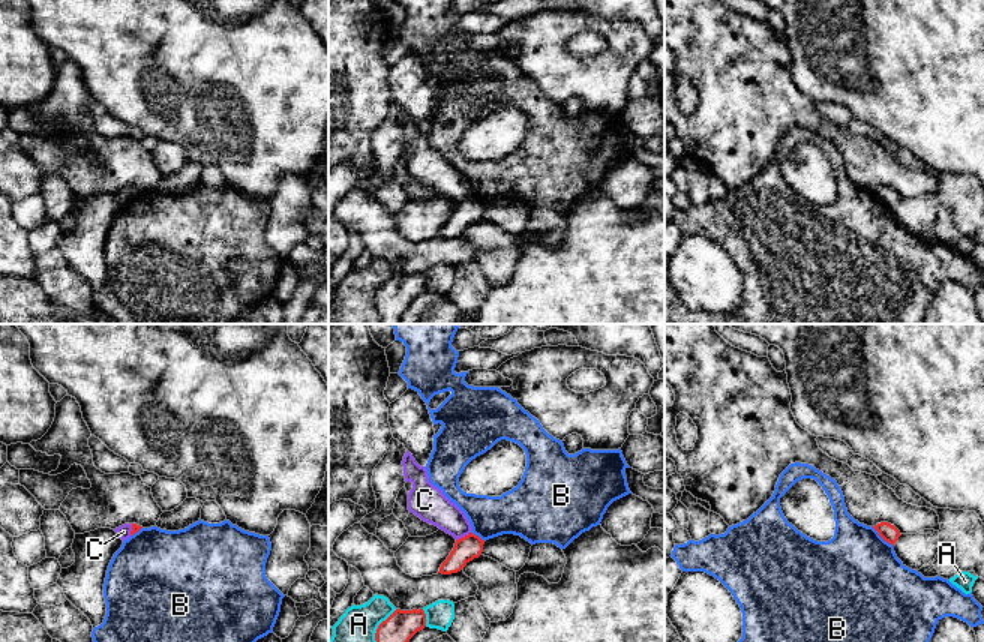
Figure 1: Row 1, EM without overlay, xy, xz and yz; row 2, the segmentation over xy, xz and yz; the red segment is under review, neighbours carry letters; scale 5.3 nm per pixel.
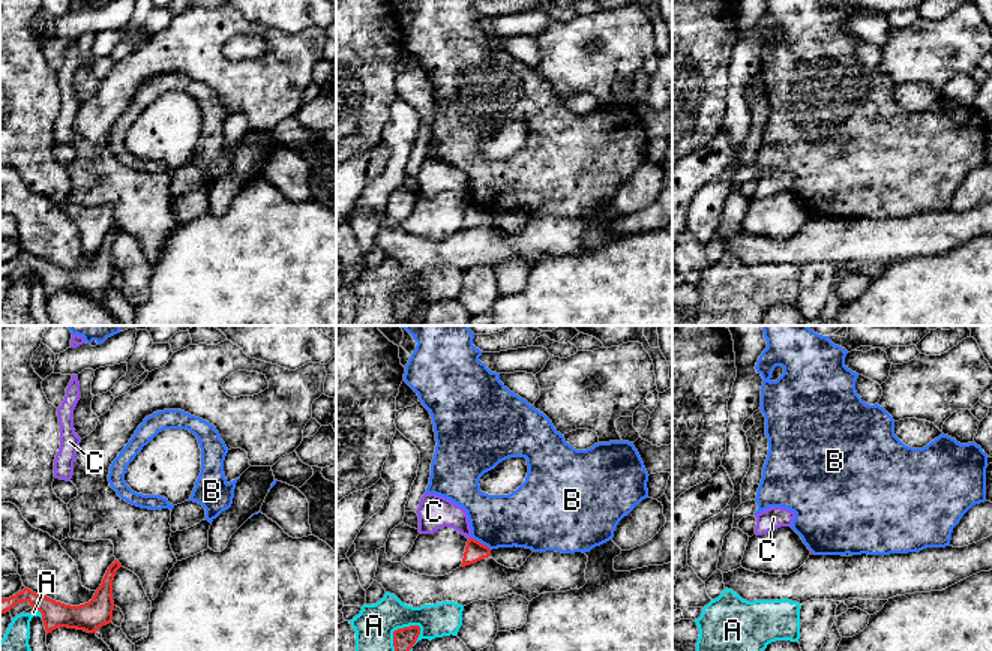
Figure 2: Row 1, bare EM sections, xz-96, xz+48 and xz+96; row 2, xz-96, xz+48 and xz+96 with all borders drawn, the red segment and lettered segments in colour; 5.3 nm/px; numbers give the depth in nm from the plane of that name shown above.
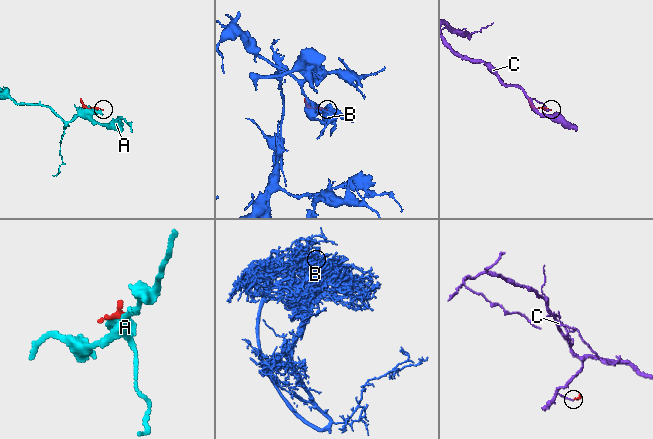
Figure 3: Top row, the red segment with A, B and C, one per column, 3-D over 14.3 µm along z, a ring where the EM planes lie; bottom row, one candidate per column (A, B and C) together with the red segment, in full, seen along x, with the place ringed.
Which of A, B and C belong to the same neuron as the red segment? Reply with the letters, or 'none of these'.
none of these

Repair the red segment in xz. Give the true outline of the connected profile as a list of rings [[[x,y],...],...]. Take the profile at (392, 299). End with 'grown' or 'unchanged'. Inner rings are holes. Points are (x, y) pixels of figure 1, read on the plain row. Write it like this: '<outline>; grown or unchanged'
[[[396,273],[386,285],[378,290],[375,297],[381,324],[399,324],[410,303],[424,291],[426,278],[423,273]]]; unchanged

